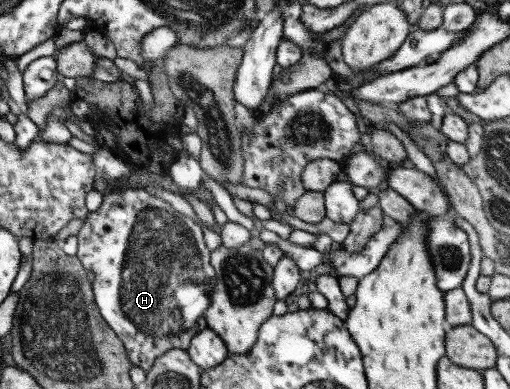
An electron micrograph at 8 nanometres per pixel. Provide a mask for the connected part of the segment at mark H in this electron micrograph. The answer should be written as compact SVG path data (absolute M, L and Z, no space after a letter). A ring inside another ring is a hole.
M126 188L119 191L112 191L102 197L100 207L93 212L88 212L84 218L83 225L76 234L77 236L77 251L75 257L80 261L80 265L88 274L92 274L91 289L93 292L94 305L98 315L105 320L107 326L115 333L115 336L123 345L124 351L127 352L127 357L132 365L142 368L146 373L149 371L151 364L166 351L171 349L179 349L187 351L190 340L202 330L207 328L204 318L204 310L208 310L208 288L214 286L214 270L209 264L209 251L202 240L202 233L200 227L181 213L174 212L169 204L162 201L159 197L148 194L144 189Z

